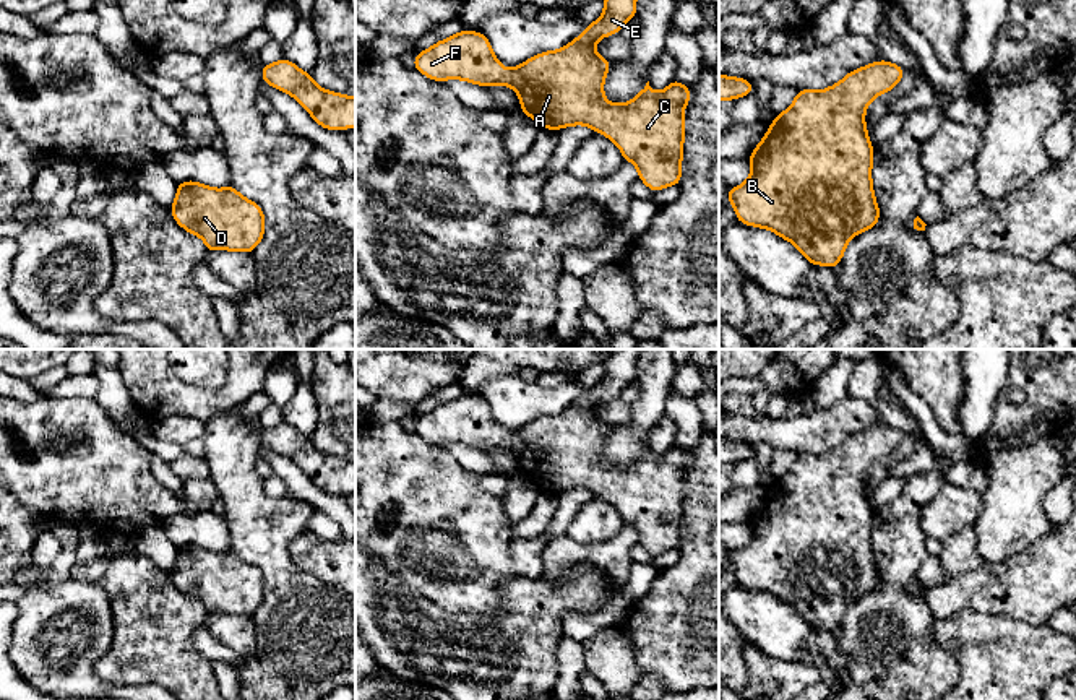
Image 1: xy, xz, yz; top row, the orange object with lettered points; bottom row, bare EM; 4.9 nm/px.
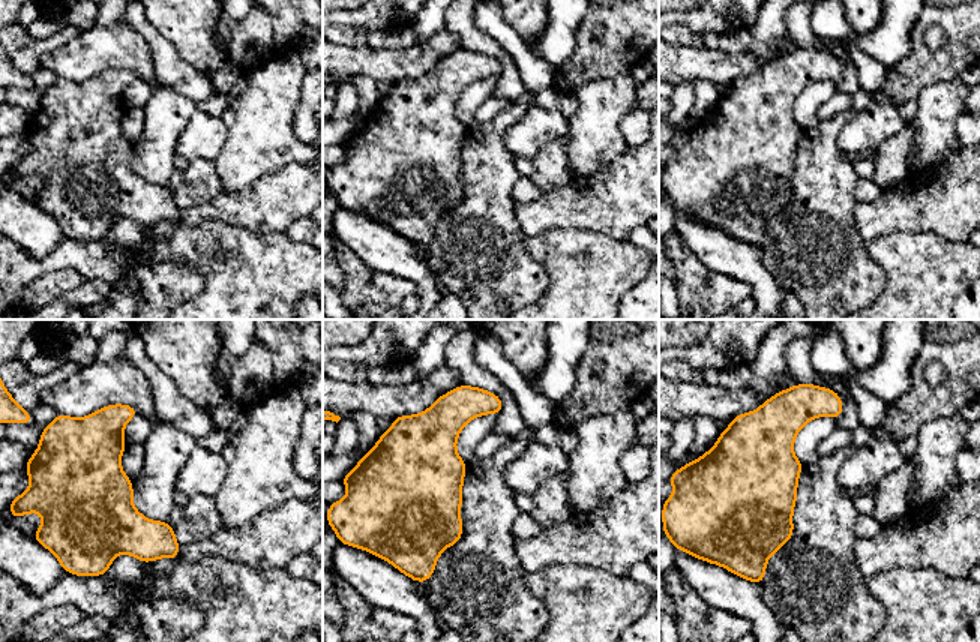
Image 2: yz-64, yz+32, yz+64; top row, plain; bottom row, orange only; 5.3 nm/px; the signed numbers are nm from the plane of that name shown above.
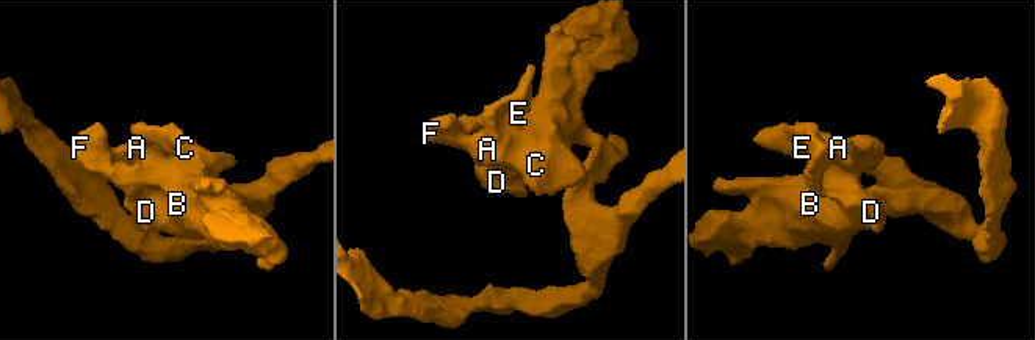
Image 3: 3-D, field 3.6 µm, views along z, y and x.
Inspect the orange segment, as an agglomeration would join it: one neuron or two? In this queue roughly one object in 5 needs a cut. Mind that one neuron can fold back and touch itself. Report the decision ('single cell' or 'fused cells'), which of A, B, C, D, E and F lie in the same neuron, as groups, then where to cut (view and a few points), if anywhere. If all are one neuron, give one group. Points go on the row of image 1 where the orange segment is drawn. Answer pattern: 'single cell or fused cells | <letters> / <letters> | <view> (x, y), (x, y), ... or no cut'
single cell | A B C D E F | no cut

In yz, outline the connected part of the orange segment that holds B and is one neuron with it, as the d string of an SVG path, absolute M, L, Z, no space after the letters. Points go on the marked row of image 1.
M888 60L849 71L839 83L821 91L798 89L789 109L777 114L760 145L748 156L750 177L727 192L737 221L769 229L789 240L810 261L836 268L847 242L880 223L865 112L868 104L896 88L906 68Z

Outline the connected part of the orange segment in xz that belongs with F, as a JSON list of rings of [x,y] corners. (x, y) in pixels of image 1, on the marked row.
[[[604,0],[604,13],[584,32],[558,50],[540,52],[532,58],[506,70],[495,57],[484,32],[461,29],[458,34],[438,41],[412,58],[412,65],[433,81],[463,80],[479,86],[505,84],[519,96],[521,112],[534,119],[540,128],[560,130],[586,125],[610,138],[625,161],[638,167],[638,179],[656,193],[665,187],[680,185],[685,140],[685,106],[691,99],[686,84],[672,80],[662,91],[651,89],[649,81],[628,102],[612,104],[604,97],[604,80],[612,60],[602,58],[594,44],[605,36],[618,34],[620,28],[635,19],[636,0]]]

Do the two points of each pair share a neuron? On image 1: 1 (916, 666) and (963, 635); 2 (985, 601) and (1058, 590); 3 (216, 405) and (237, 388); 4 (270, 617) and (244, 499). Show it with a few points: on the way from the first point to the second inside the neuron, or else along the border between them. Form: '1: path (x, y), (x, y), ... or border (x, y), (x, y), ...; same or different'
1: border (932, 619), (932, 637), (959, 668), (958, 682); different
2: path (1002, 588), (1041, 588); same
3: path (221, 400), (232, 393); same
4: path (275, 588), (275, 567), (262, 541), (262, 528); same

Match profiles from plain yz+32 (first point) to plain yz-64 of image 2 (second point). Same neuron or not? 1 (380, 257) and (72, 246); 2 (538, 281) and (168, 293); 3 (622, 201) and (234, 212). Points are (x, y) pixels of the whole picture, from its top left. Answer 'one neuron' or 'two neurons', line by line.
1: two neurons
2: one neuron
3: one neuron

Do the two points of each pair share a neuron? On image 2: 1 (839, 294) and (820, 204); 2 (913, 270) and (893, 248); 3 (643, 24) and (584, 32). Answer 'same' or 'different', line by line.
1: same
2: same
3: same

